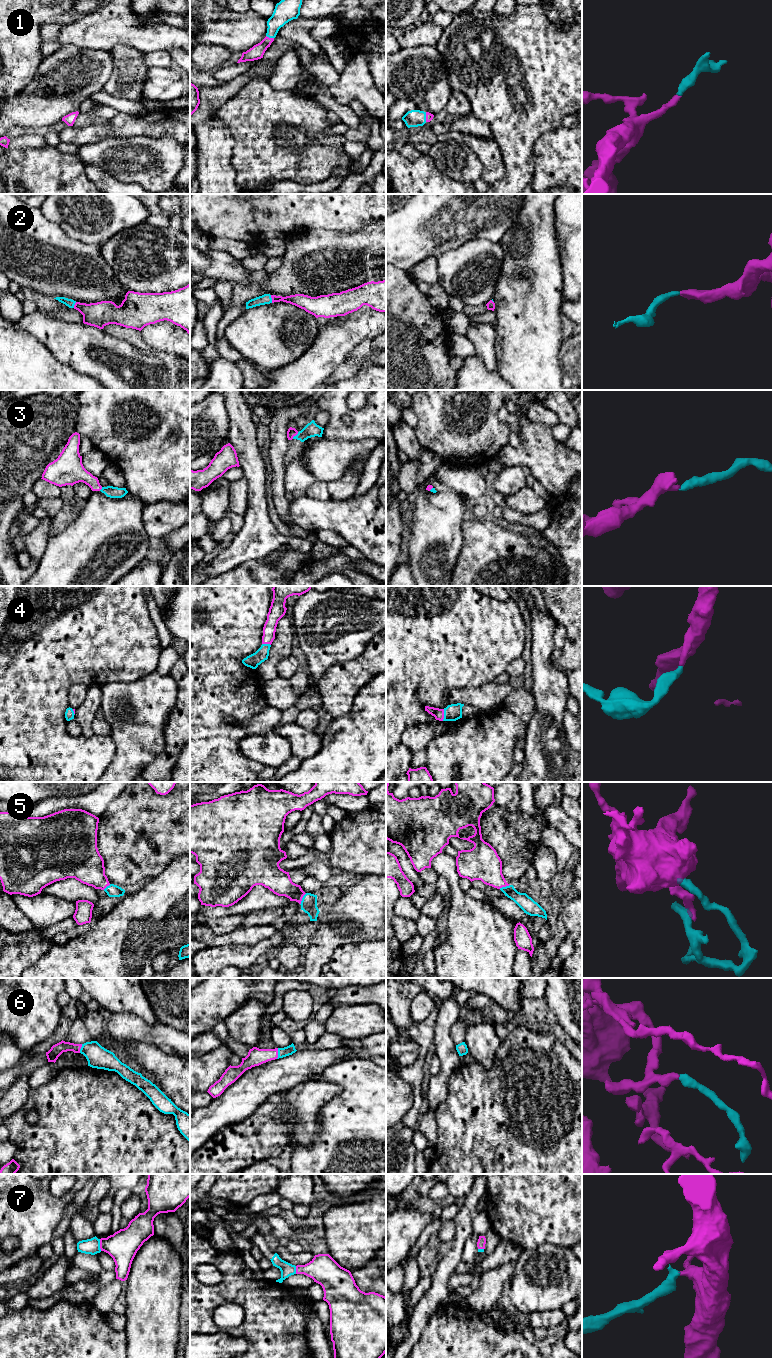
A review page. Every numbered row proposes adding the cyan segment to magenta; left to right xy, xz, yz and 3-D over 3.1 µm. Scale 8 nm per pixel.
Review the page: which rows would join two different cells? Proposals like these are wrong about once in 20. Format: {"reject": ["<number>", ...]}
{"reject": []}

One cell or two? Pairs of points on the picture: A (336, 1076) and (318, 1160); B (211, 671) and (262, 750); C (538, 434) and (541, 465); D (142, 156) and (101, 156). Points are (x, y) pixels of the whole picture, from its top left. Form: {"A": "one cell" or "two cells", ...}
{"A": "one cell", "B": "two cells", "C": "one cell", "D": "one cell"}

